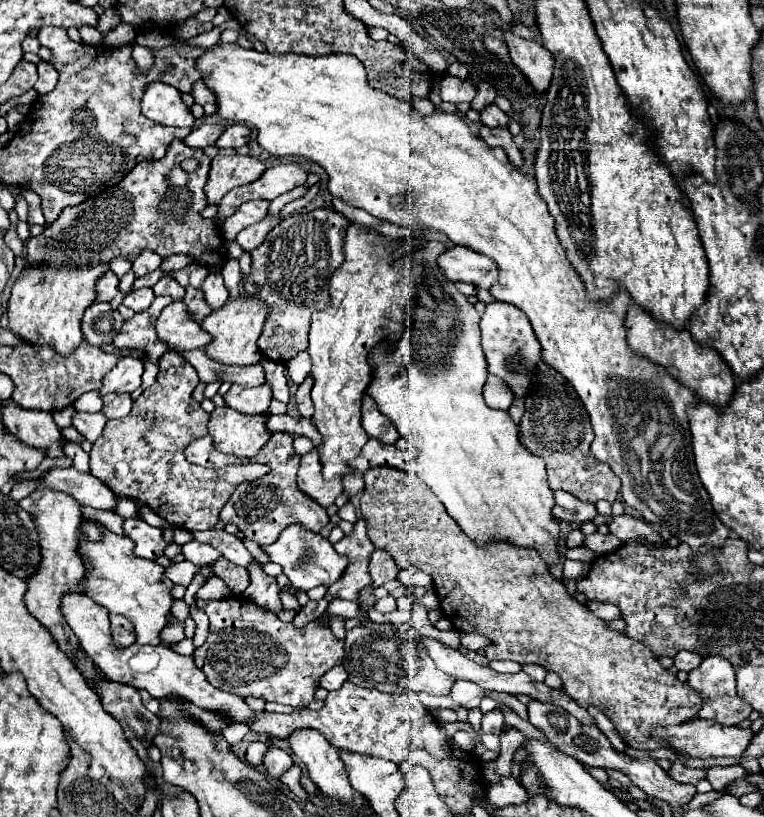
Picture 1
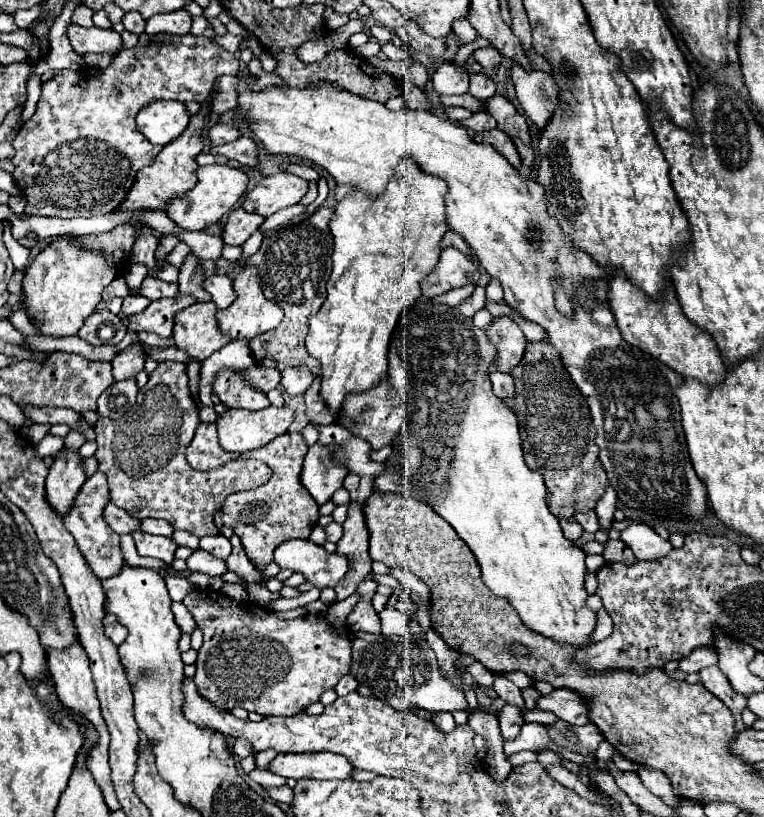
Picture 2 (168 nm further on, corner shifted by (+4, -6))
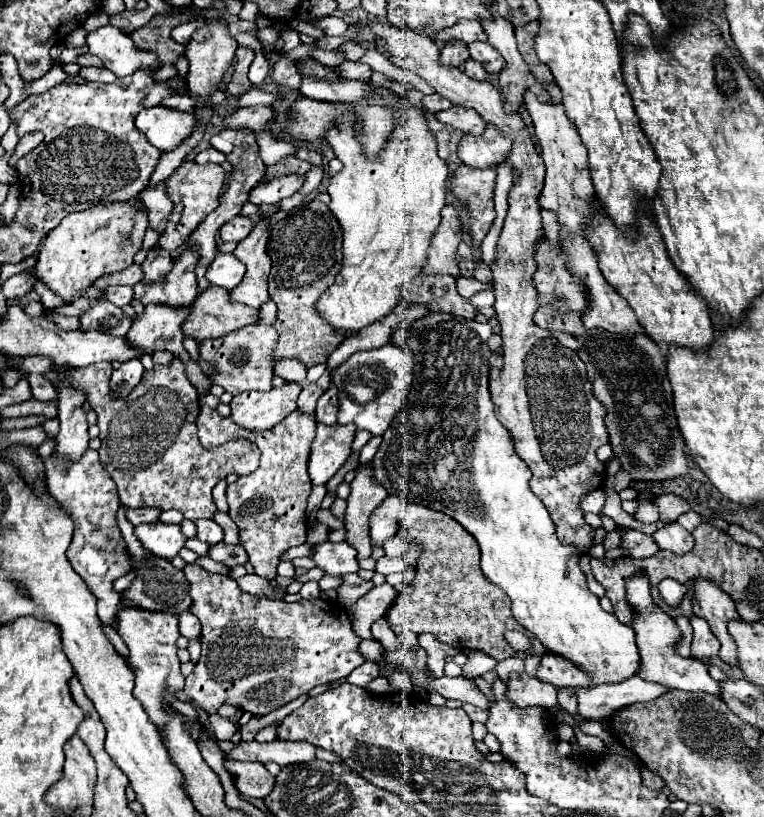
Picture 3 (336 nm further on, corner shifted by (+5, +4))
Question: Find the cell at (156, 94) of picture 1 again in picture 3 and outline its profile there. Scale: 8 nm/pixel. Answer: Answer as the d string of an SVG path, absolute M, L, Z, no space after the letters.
M152 106L144 108L136 116L136 126L146 138L162 152L170 152L184 138L192 134L196 118L192 112L182 112L166 106Z

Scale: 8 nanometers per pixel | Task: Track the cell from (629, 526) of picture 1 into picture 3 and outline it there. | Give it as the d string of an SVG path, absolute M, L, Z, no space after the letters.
M678 522L674 524L666 524L664 528L656 530L652 534L654 542L658 544L658 548L670 550L674 554L686 554L692 546L694 546L694 538L688 530L684 530Z

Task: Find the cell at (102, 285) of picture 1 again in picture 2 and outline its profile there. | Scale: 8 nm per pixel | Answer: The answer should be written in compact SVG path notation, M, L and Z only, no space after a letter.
M119 276L119 278L115 278L115 280L103 290L103 300L109 300L109 298L113 298L113 296L125 298L125 296L129 296L129 294L131 294L131 290L129 290L129 286L125 284L125 278Z

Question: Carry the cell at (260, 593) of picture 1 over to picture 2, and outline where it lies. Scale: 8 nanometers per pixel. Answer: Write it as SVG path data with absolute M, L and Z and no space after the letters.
M231 536L229 538L231 540L231 544L233 544L233 552L231 552L231 556L227 558L227 568L229 570L233 570L235 574L239 574L239 576L243 576L245 578L245 582L249 582L249 584L255 584L255 582L261 582L261 574L255 570L255 566L251 564L251 560L247 558L247 554L245 554L245 550L243 550L243 546L241 546L241 540L239 540L239 536Z

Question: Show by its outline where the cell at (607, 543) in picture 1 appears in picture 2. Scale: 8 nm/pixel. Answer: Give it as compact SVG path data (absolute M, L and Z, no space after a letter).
M609 540L605 544L605 552L603 558L607 562L623 562L623 564L633 564L637 558L633 556L631 548L627 548L627 544L621 544L621 540Z

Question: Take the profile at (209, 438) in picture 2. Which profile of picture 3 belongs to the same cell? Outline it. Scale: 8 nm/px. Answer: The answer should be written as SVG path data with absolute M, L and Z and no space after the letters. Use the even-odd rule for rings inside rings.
M202 406L198 420L198 438L200 444L210 450L220 444L220 438L246 438L256 442L262 452L260 466L248 474L238 478L234 484L228 484L226 498L230 504L230 518L240 528L240 546L246 550L254 572L262 578L276 578L276 566L280 562L280 554L290 546L298 546L306 542L306 498L310 496L312 482L308 476L308 454L310 444L314 440L316 418L308 416L300 410L294 410L280 424L270 430L250 432L238 430L230 418L222 418L214 408ZM260 506L260 508L256 508ZM266 506L266 508L264 508ZM254 510L260 510L254 514Z

